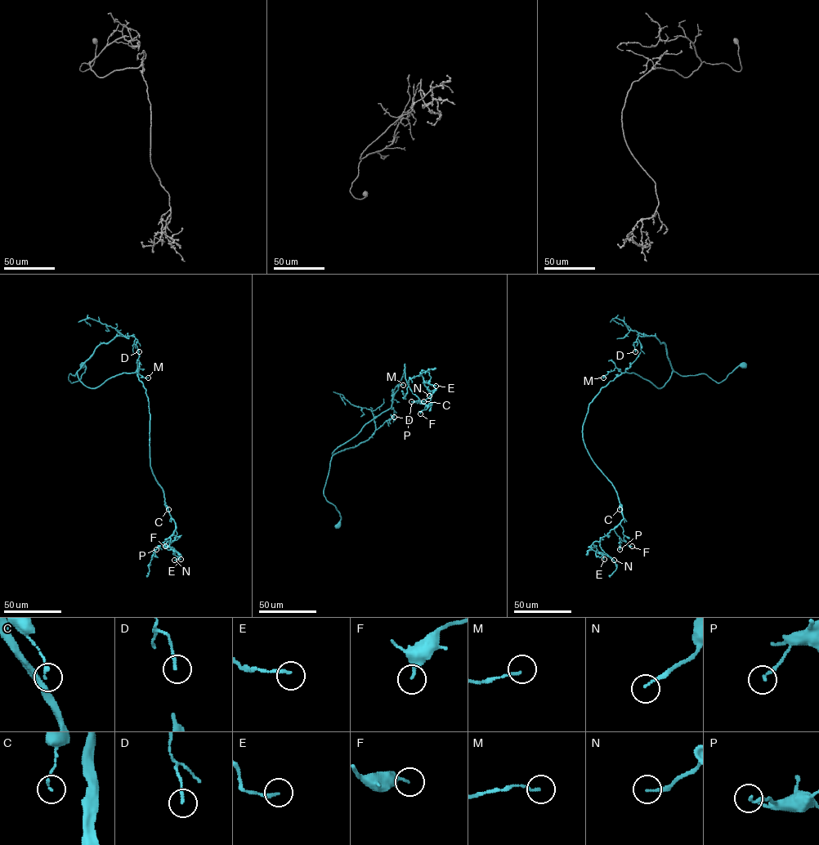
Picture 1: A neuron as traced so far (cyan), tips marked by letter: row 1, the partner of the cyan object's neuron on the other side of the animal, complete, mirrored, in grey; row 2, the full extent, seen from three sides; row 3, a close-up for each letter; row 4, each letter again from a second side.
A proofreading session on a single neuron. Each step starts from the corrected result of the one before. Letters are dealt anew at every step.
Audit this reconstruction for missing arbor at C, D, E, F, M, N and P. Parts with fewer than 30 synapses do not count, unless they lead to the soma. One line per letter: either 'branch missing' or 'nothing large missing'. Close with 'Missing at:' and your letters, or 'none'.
C: nothing large missing
D: nothing large missing
E: nothing large missing
F: nothing large missing
M: nothing large missing
N: nothing large missing
P: nothing large missing
Missing at: none

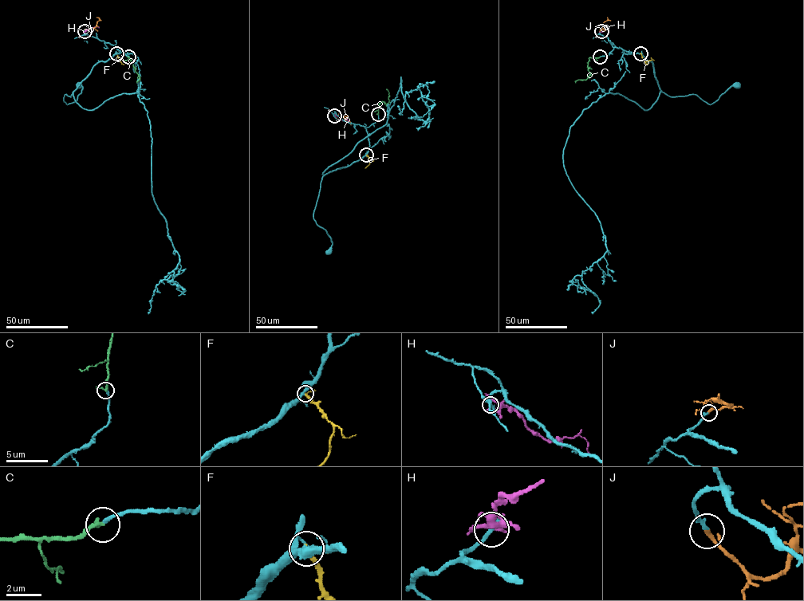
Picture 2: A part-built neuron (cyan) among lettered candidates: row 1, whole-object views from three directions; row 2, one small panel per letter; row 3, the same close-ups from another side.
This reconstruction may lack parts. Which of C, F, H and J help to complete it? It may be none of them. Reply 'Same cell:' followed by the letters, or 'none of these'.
Same cell: C, J

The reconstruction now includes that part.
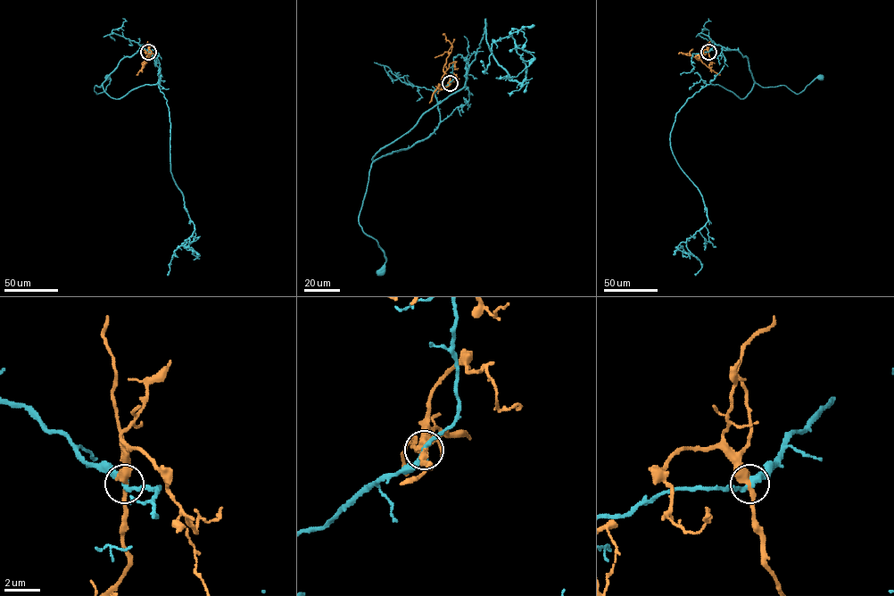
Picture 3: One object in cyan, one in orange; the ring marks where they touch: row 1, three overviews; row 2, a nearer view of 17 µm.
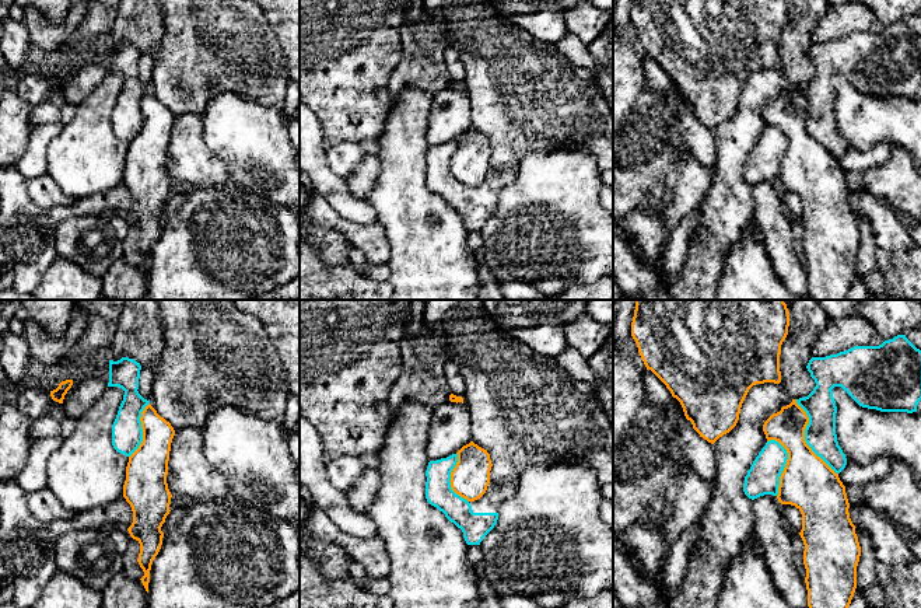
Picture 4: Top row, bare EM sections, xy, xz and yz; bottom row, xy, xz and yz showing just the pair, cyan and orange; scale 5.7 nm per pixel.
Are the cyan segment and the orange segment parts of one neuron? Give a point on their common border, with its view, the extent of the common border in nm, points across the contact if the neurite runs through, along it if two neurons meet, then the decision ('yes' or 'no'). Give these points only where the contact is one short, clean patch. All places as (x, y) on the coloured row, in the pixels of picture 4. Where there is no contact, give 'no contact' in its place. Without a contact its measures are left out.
yz (805, 437) | 500 nm | along yz (795, 399), (808, 418), (805, 443), (837, 474) | no

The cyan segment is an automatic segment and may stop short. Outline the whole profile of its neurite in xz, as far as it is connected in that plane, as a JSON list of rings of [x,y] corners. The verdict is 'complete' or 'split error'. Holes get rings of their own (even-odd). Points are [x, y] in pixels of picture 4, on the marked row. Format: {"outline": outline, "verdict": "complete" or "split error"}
{"outline": [[[458,454],[428,462],[426,499],[462,530],[467,545],[480,545],[497,524],[501,504],[516,493],[518,483],[490,482],[480,499],[467,502],[451,488],[451,472],[456,462]]], "verdict": "split error"}

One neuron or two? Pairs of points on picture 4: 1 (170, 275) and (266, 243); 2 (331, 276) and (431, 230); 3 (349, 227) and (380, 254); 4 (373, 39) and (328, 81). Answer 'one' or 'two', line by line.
1: one
2: two
3: one
4: one

